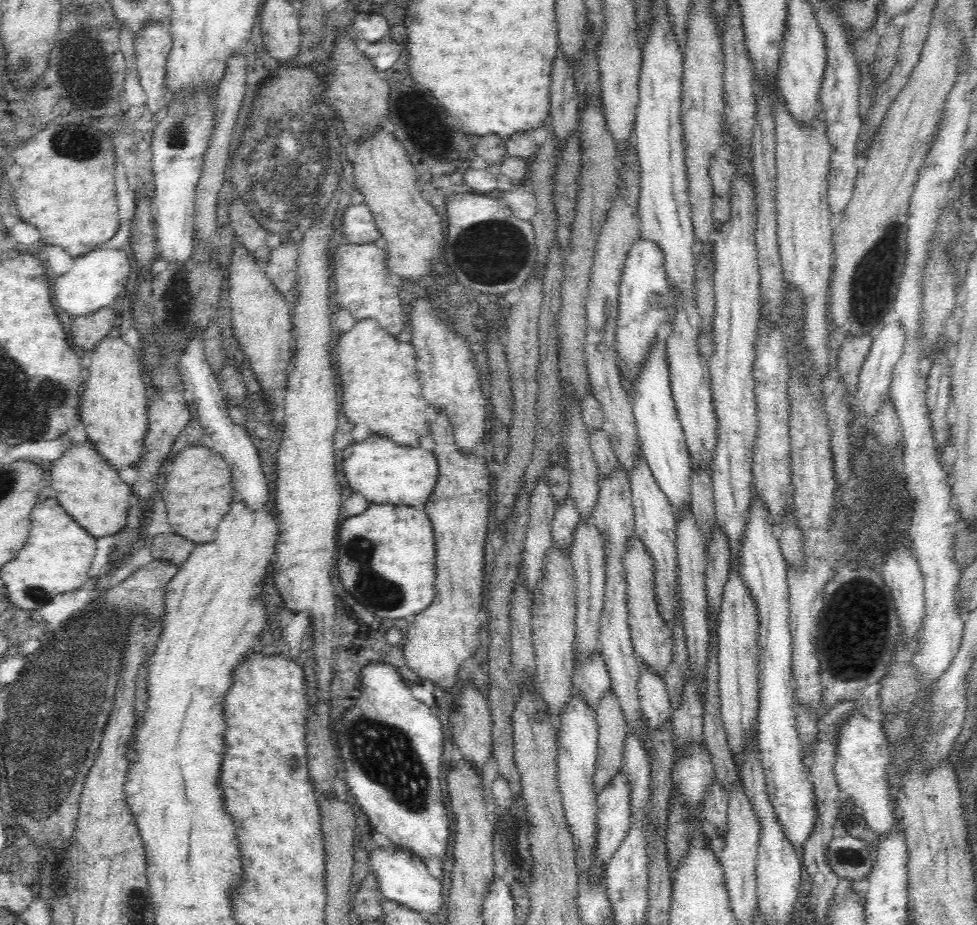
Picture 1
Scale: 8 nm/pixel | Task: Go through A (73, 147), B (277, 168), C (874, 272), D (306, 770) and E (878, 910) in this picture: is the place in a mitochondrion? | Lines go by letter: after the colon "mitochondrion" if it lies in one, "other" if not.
A: mitochondrion
B: mitochondrion
C: mitochondrion
D: other
E: other

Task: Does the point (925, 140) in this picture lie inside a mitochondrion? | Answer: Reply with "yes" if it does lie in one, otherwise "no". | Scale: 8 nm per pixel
no

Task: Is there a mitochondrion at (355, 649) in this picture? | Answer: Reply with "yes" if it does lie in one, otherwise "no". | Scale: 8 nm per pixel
no

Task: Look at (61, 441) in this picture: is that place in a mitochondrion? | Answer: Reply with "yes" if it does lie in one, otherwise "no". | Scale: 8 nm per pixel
no

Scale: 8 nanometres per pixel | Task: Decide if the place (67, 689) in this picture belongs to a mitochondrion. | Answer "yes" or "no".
yes

